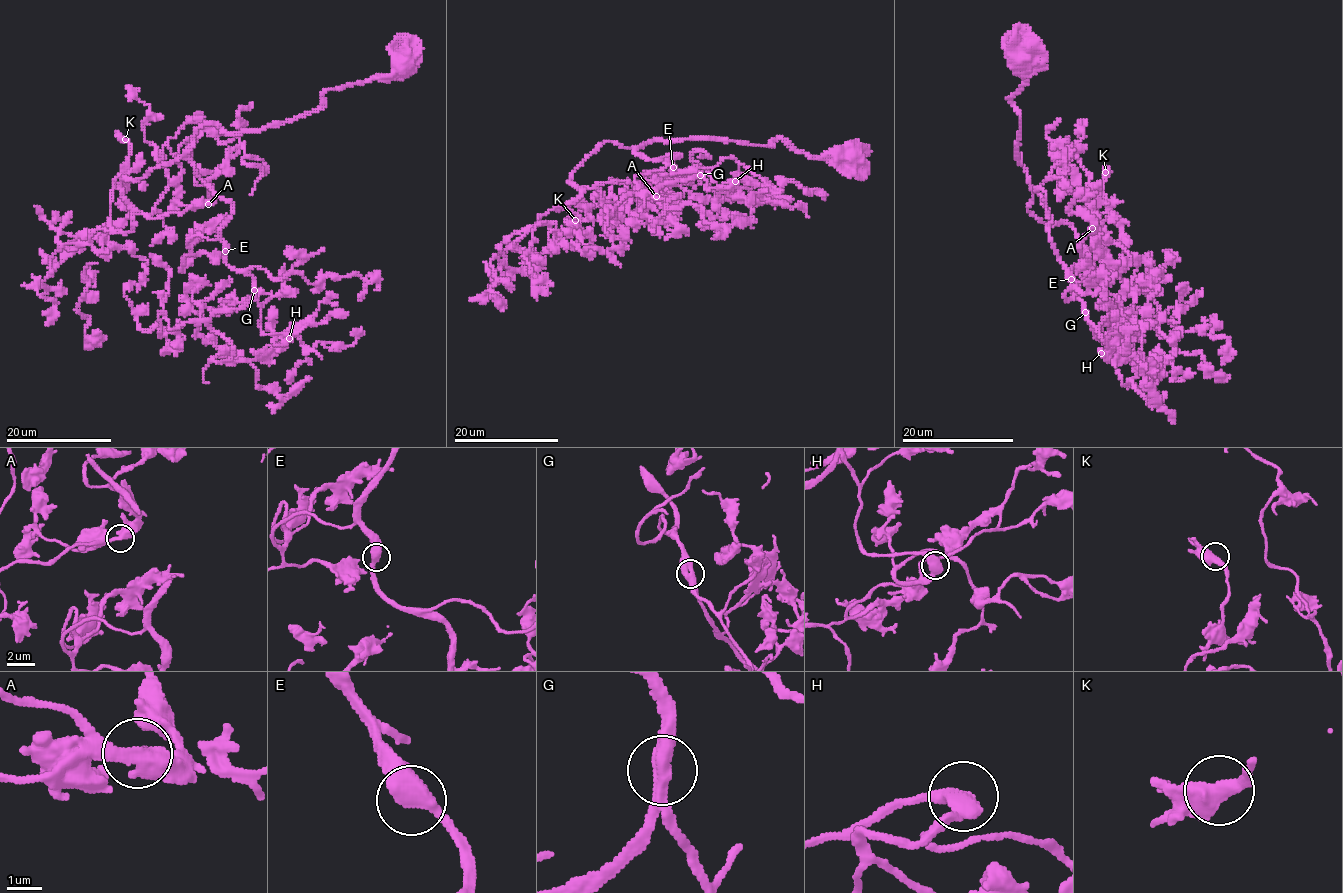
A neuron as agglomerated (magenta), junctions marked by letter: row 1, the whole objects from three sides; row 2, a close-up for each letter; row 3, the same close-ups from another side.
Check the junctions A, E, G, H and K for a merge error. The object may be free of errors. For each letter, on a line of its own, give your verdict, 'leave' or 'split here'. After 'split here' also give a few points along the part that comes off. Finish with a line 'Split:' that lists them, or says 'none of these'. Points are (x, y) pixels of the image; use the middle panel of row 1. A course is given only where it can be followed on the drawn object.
A: leave
E: leave
G: leave
H: leave
K: leave
Split: none of these

